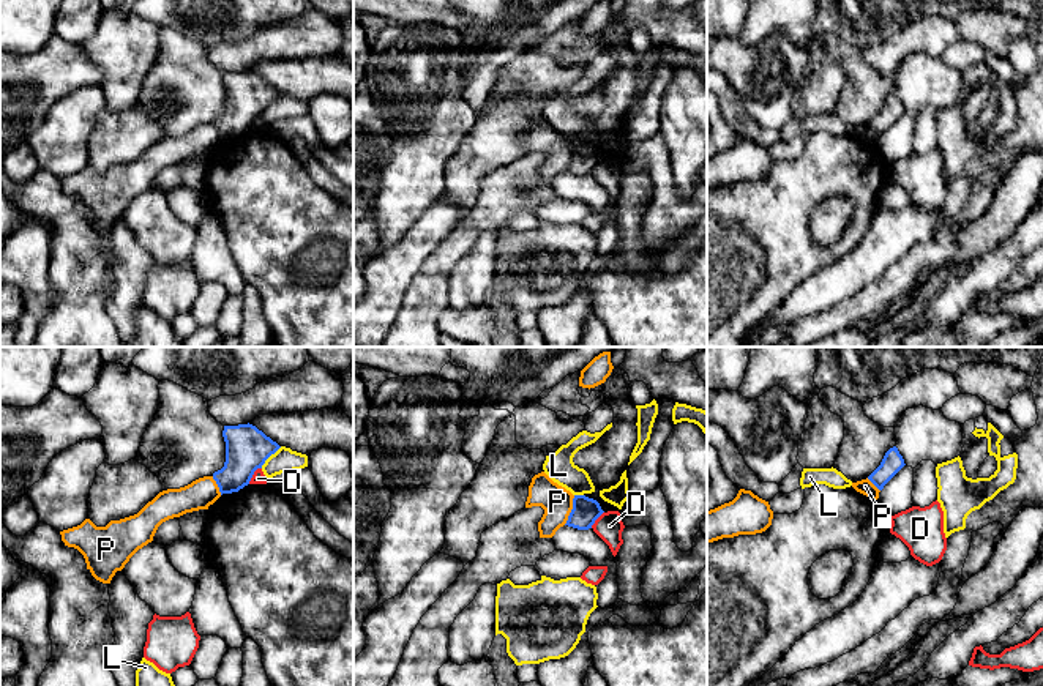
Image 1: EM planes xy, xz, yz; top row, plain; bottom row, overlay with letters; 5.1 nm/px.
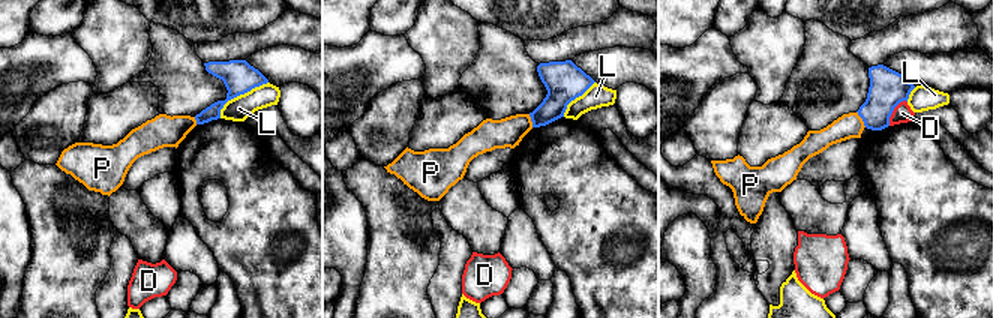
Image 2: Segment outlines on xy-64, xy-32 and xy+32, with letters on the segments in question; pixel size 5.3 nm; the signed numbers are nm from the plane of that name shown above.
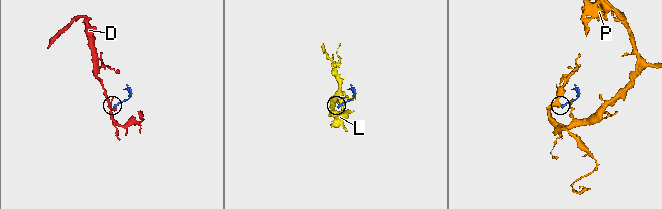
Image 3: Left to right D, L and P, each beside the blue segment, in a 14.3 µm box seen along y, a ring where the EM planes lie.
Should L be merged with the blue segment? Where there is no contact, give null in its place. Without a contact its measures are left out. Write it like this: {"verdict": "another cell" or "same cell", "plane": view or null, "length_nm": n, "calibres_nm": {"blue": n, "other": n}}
{"verdict": "same cell", "plane": "xy", "length_nm": 160, "calibres_nm": {"blue": 220, "other": 120}}

